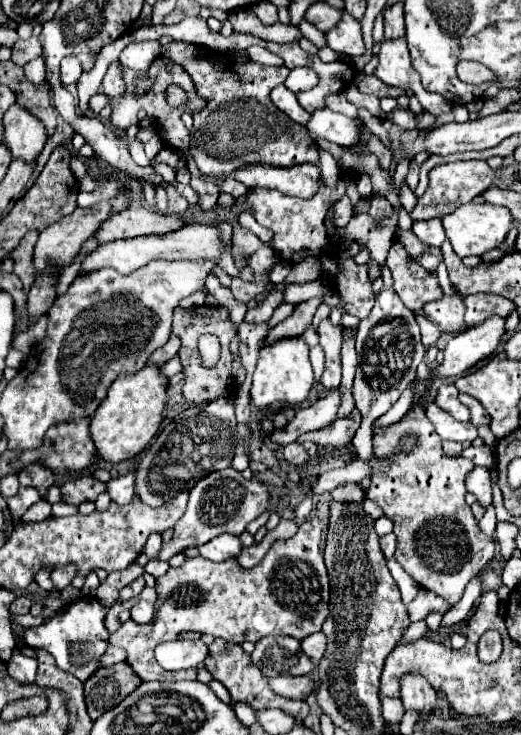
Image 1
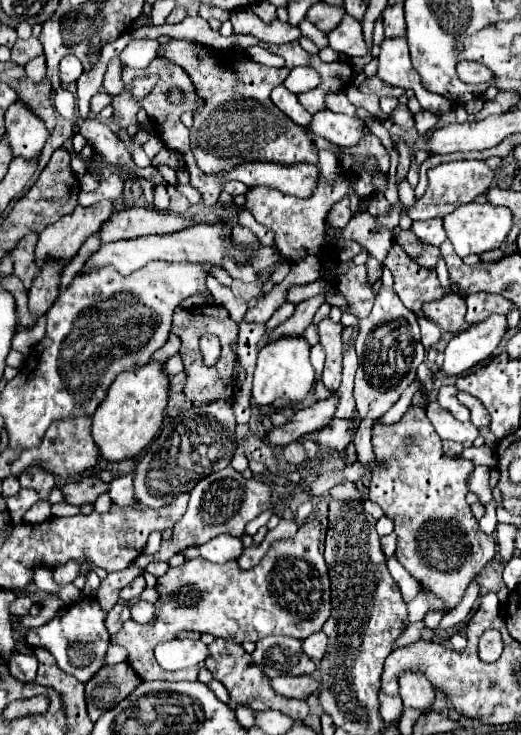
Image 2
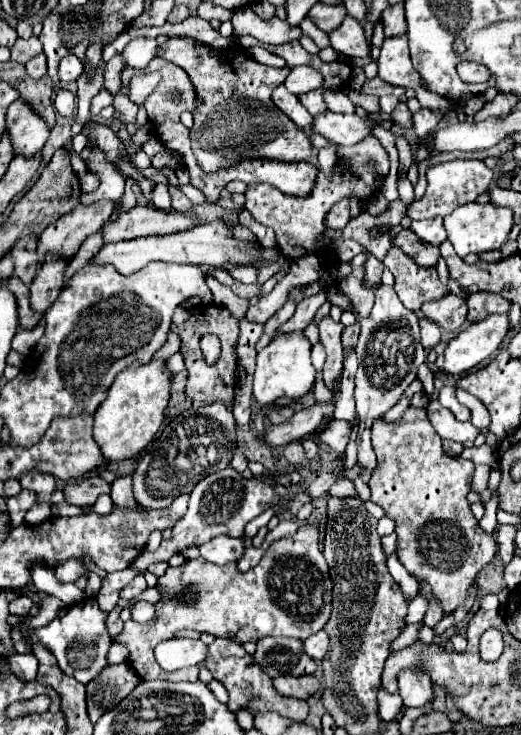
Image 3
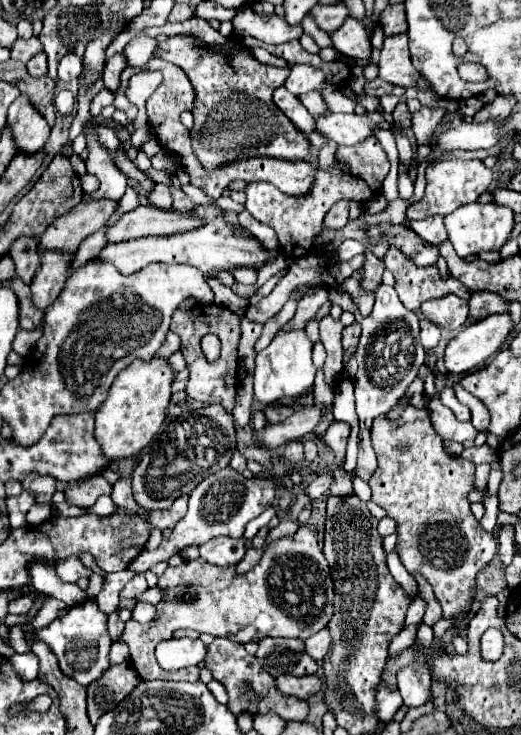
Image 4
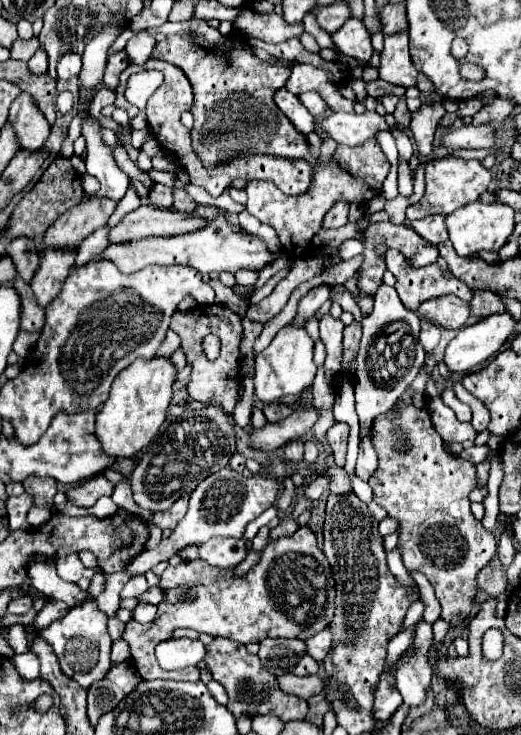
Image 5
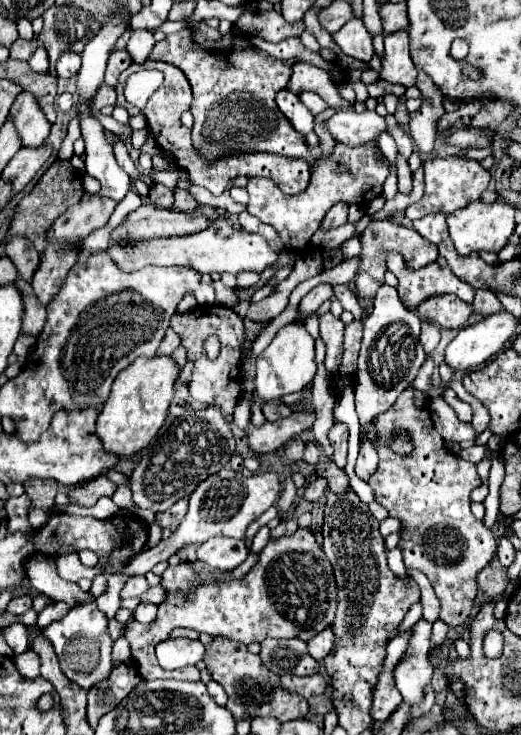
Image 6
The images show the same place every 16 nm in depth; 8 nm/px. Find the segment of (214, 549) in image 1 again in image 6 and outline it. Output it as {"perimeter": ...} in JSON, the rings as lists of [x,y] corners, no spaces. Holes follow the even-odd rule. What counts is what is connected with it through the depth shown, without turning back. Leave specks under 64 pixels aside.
{"perimeter":[[[212,538],[206,540],[204,544],[198,546],[198,560],[208,564],[210,568],[216,570],[234,570],[238,568],[248,556],[248,548],[244,544],[244,540],[236,540],[236,538]]]}

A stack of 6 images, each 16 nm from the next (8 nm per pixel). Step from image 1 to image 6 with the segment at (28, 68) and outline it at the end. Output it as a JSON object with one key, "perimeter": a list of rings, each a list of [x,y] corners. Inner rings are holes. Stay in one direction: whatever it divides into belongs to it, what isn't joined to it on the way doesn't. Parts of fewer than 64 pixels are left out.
{"perimeter":[[[42,44],[36,48],[36,52],[34,52],[32,58],[28,60],[28,64],[30,64],[30,68],[32,68],[34,72],[48,72],[50,62],[48,62],[48,54],[44,52],[44,46],[42,46]]]}

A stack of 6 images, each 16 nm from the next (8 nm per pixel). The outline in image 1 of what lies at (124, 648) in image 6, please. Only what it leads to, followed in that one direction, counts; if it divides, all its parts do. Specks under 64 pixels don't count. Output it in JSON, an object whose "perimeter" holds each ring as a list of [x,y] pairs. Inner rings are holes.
{"perimeter":[[[109,646],[104,656],[100,659],[101,667],[112,666],[114,664],[124,662],[126,660],[126,652],[119,647]]]}

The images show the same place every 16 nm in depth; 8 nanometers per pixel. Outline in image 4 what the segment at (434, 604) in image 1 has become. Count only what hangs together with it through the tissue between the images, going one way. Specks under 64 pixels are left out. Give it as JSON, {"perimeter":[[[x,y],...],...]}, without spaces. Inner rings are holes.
{"perimeter":[[[416,598],[410,608],[408,608],[408,614],[406,614],[406,620],[404,620],[404,626],[410,626],[410,624],[418,624],[424,616],[424,610],[426,610],[426,604],[422,598]]]}

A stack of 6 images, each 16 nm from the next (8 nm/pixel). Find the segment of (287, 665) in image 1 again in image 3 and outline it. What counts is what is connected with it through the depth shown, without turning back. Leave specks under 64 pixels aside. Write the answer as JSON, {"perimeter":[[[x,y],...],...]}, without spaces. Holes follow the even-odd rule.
{"perimeter":[[[264,638],[258,642],[254,658],[272,678],[280,674],[304,676],[318,670],[316,662],[304,652],[304,644],[296,638]]]}

